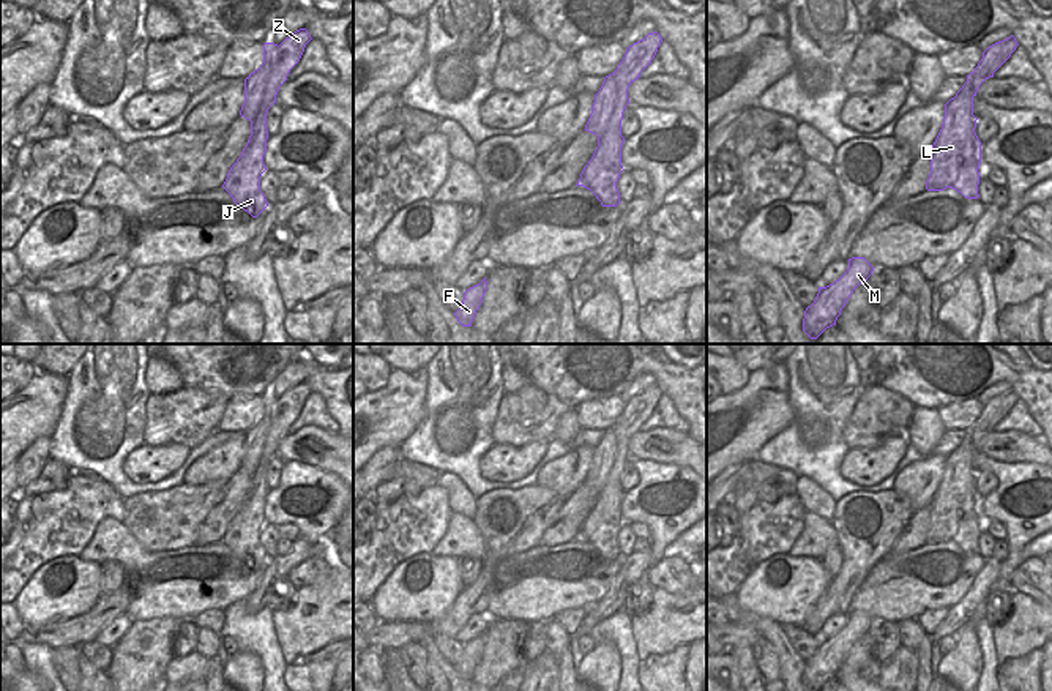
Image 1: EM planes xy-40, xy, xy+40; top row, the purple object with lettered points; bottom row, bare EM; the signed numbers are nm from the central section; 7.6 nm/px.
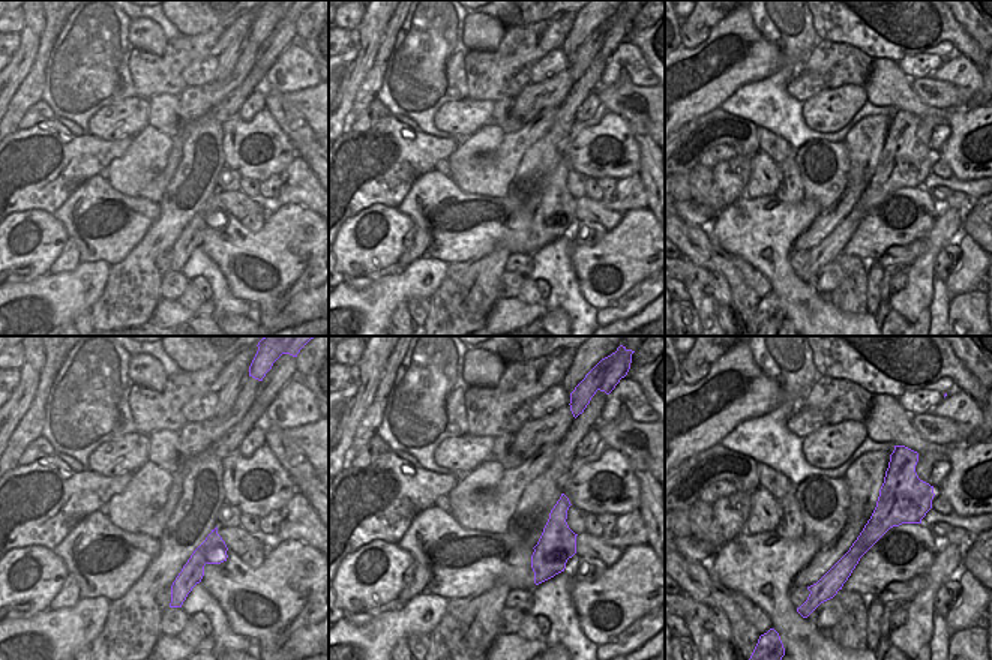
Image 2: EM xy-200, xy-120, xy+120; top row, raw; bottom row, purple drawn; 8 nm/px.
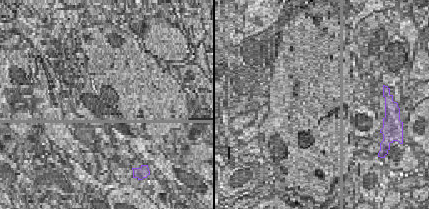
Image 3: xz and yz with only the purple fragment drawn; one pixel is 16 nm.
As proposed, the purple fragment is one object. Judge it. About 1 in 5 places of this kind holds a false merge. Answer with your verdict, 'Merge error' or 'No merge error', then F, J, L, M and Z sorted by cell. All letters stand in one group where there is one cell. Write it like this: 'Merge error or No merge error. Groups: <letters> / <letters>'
Merge error. Groups: F L M / J Z

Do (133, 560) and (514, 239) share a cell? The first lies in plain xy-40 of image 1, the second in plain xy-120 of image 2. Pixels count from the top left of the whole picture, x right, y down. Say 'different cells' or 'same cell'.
same cell

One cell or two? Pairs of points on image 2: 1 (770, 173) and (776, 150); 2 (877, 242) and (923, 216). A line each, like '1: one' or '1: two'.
1: two
2: one

